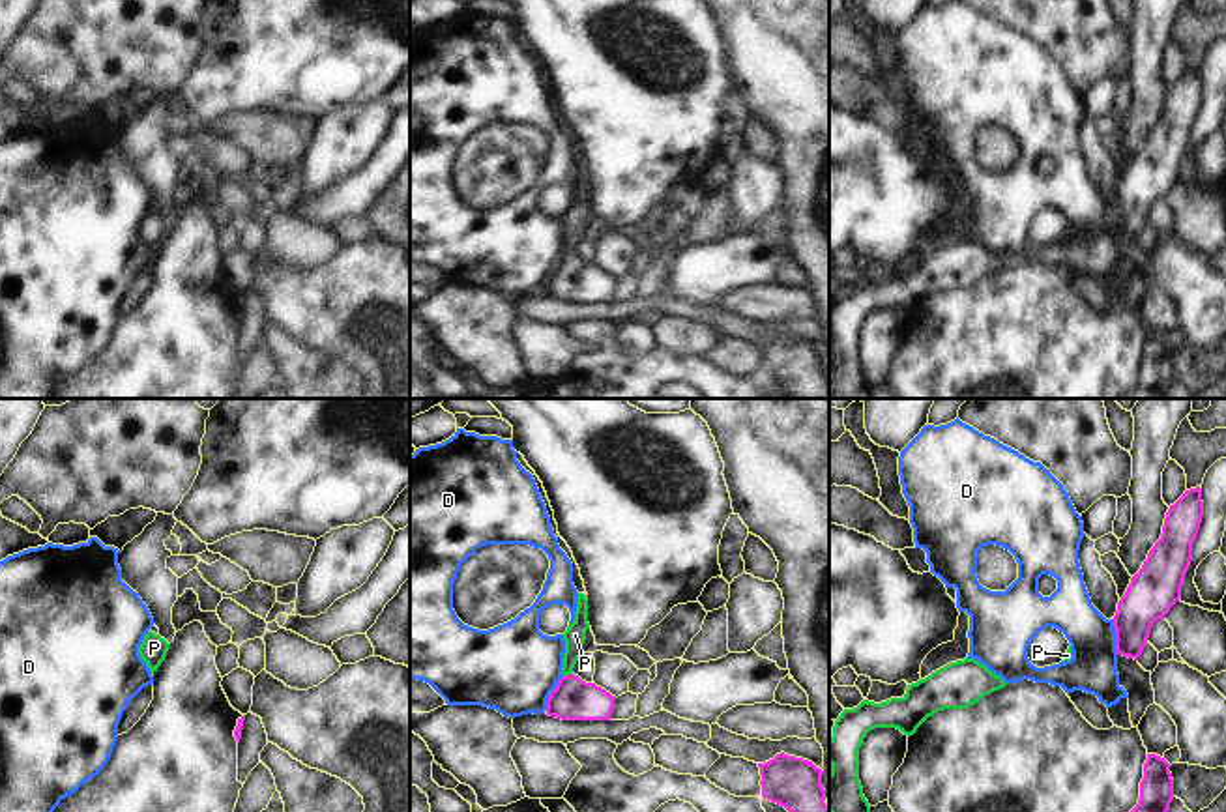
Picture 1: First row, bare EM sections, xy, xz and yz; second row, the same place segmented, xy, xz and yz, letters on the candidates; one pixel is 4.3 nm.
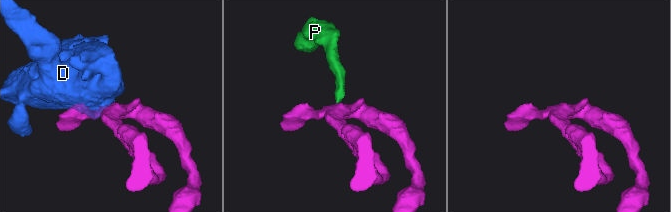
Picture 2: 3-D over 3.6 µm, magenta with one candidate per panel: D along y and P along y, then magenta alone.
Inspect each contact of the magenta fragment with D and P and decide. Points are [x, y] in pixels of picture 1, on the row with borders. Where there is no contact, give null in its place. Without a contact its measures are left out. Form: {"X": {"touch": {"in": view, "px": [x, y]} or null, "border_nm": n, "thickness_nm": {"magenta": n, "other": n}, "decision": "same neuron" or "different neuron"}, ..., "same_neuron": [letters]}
{"D": {"touch": {"in": "xz", "px": [551, 693]}, "border_nm": 170, "thickness_nm": {"magenta": 180, "other": 380}, "decision": "different neuron"}, "P": {"touch": {"in": "xz", "px": [566, 676]}, "border_nm": 50, "thickness_nm": {"magenta": 180, "other": 90}, "decision": "same neuron"}, "same_neuron": ["P"]}

